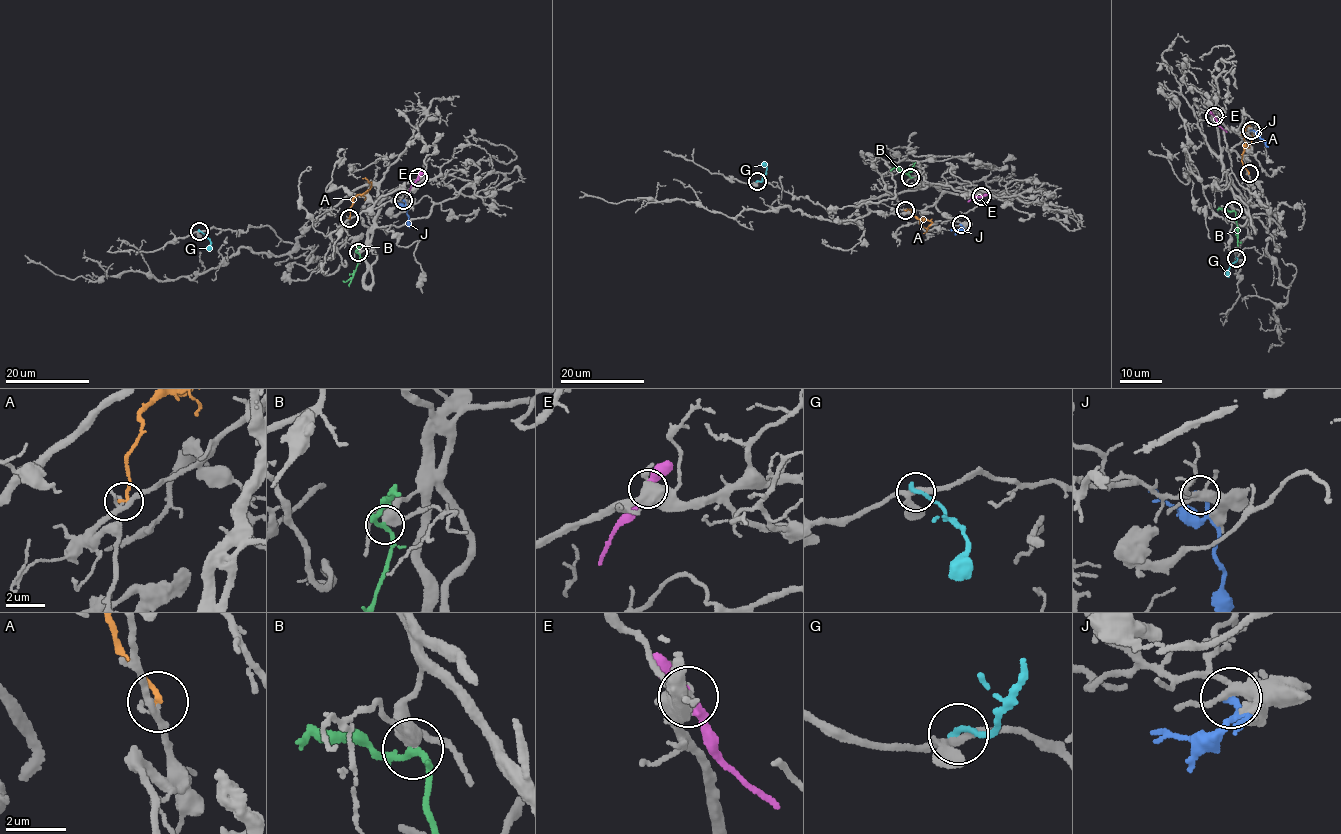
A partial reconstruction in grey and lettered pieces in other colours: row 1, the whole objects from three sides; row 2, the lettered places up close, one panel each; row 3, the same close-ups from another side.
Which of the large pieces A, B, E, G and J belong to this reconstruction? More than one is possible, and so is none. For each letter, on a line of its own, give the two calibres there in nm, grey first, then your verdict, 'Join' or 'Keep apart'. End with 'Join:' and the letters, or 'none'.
A: Thickness 180 nm (grey) against 170 nm. Keep apart
B: Thickness 380 nm (grey) against 200 nm. Join
E: Thickness 440 nm (grey) against 360 nm. Keep apart
G: Thickness 240 nm (grey) against 190 nm. Keep apart
J: Thickness 320 nm (grey) against 260 nm. Keep apart
Join: B

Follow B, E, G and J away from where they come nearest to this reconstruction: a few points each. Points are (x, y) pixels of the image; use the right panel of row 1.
B: (1233, 210), (1241, 242)
E: (1214, 117), (1227, 131)
G: (1236, 258), (1226, 277)
J: (1251, 130), (1268, 147)

